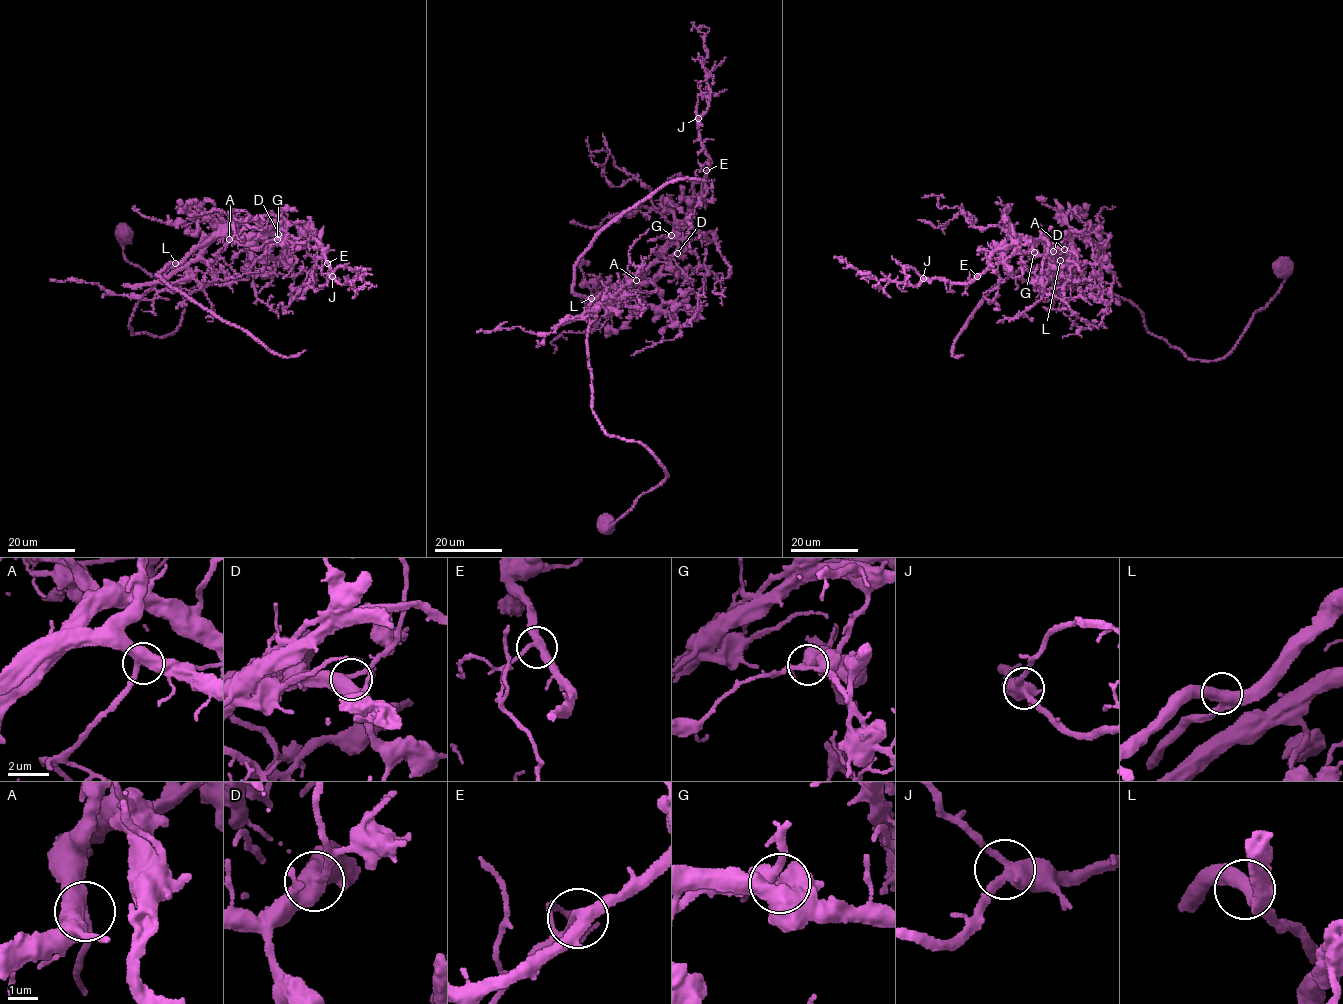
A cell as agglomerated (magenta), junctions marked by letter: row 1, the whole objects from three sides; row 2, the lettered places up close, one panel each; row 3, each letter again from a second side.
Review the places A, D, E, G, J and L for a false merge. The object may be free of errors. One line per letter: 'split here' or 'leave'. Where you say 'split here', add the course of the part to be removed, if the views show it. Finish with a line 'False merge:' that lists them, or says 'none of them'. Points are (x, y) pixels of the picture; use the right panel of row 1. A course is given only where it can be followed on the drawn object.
A: leave
D: leave
E: leave
G: split here; foreign part runs (1034, 252), (1051, 255), (1071, 249), (1069, 240), (1064, 250), (1070, 274)
J: leave
L: leave
False merge: G

